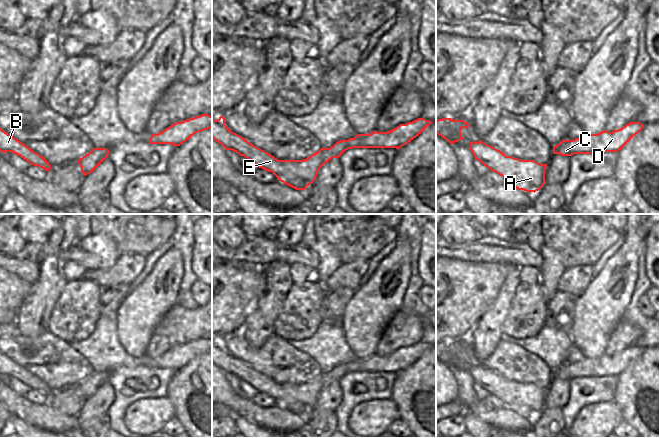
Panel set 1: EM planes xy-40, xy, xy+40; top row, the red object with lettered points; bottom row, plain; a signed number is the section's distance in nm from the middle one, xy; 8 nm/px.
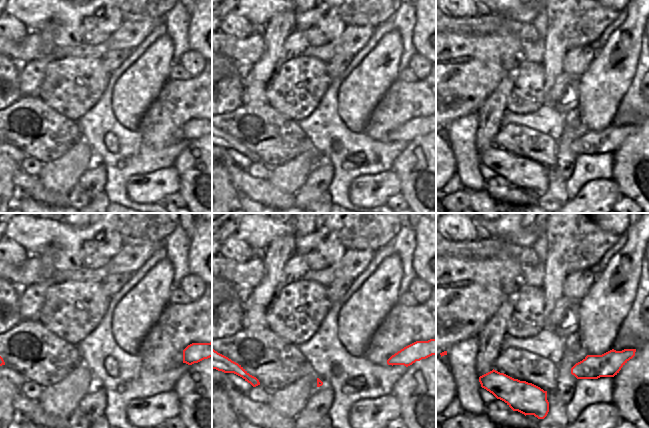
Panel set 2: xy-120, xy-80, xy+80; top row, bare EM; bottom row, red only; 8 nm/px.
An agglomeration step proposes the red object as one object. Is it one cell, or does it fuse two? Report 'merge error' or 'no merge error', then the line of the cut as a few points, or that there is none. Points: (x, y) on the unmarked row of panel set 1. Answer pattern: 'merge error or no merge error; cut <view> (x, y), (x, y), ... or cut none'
no merge error; cut none

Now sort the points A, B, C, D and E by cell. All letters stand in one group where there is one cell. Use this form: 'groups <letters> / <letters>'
groups A B C D E

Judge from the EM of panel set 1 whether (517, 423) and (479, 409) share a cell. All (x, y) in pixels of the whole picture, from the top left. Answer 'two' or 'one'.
one

